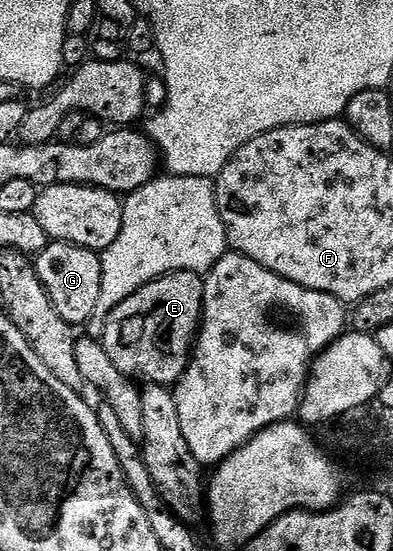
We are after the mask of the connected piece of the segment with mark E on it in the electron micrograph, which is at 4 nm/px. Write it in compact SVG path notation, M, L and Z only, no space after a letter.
M189 270L164 274L116 306L114 322L116 318L120 334L105 333L104 351L129 378L145 378L143 381L153 386L175 387L188 369L203 313L204 278Z

